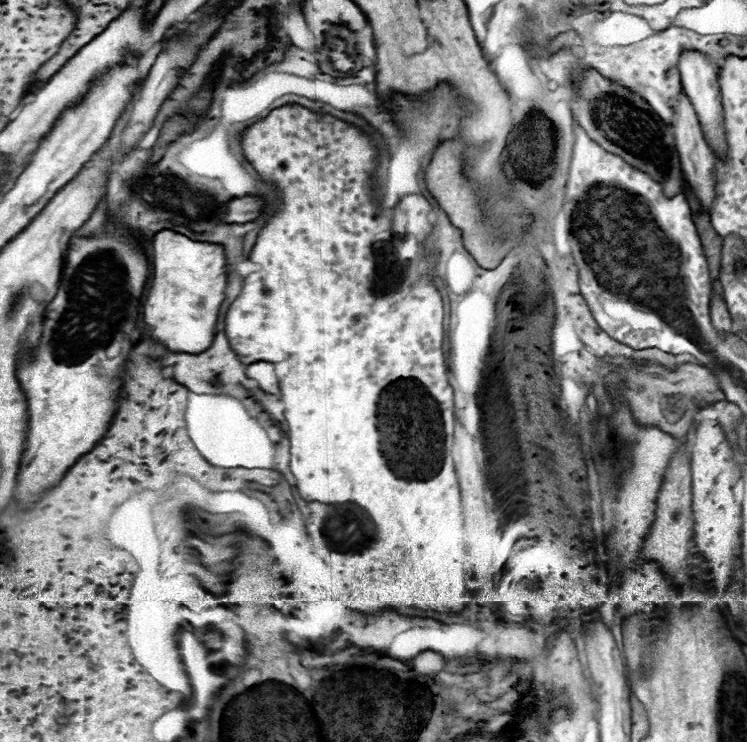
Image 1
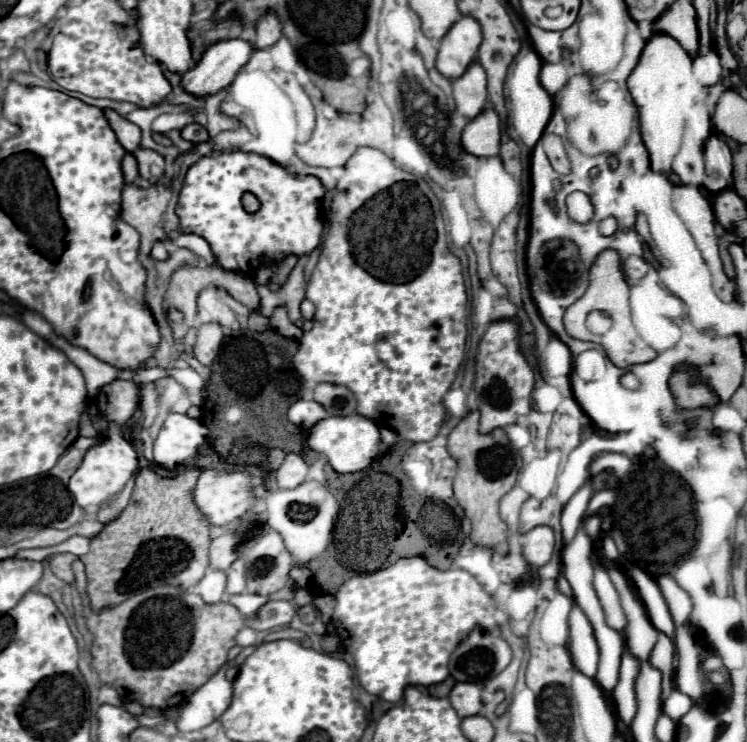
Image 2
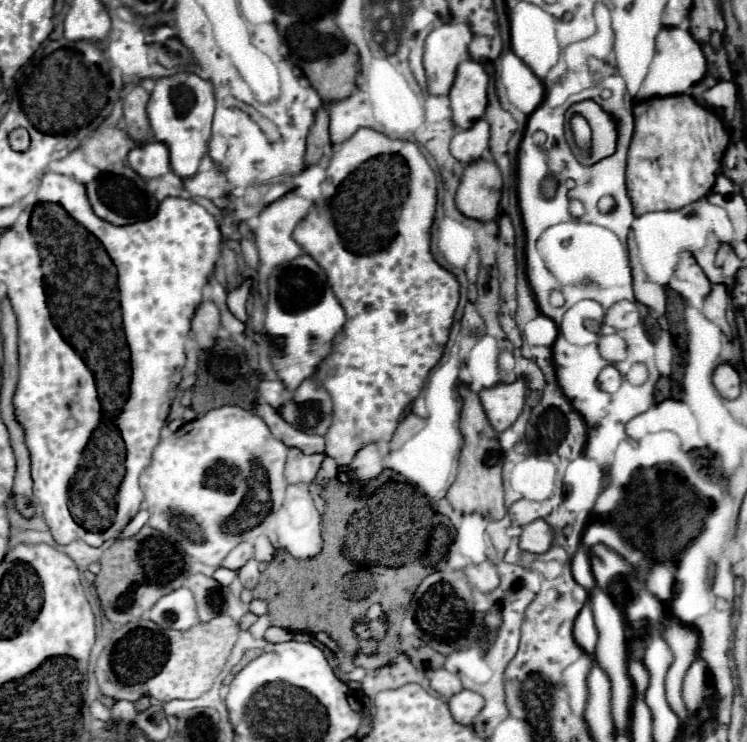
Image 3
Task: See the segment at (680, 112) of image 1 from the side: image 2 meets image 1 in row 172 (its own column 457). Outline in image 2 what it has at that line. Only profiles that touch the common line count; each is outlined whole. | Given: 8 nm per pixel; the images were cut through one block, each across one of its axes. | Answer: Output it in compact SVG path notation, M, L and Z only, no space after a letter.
M456 684L450 692L450 702L454 706L454 710L458 712L460 718L466 718L466 716L476 716L482 708L482 688L480 684Z

